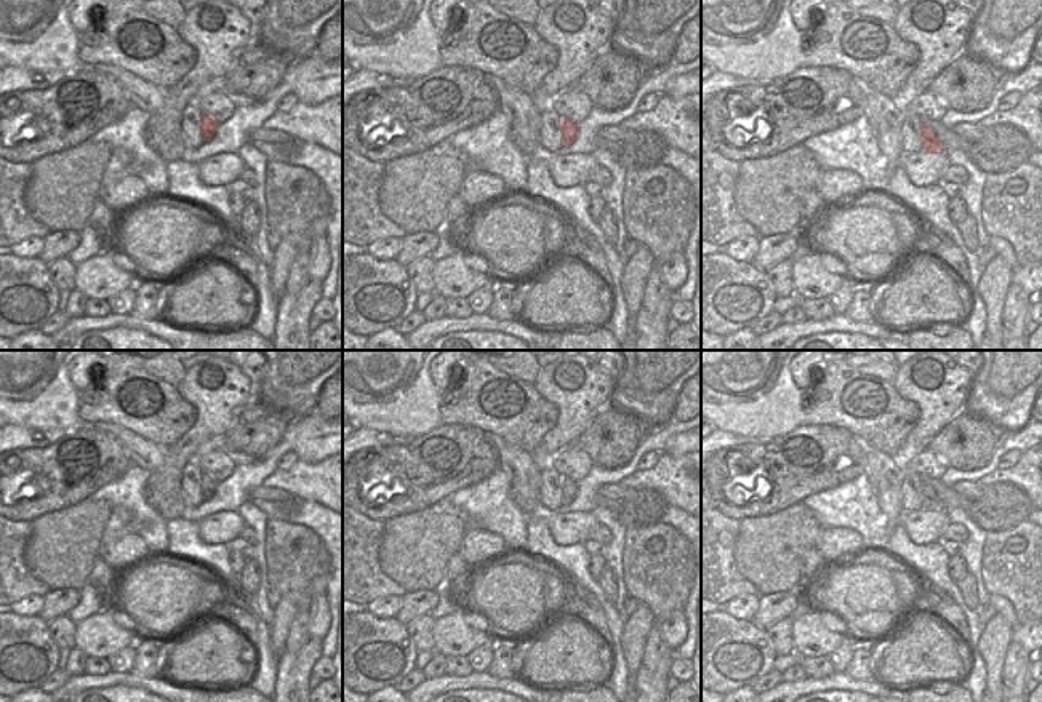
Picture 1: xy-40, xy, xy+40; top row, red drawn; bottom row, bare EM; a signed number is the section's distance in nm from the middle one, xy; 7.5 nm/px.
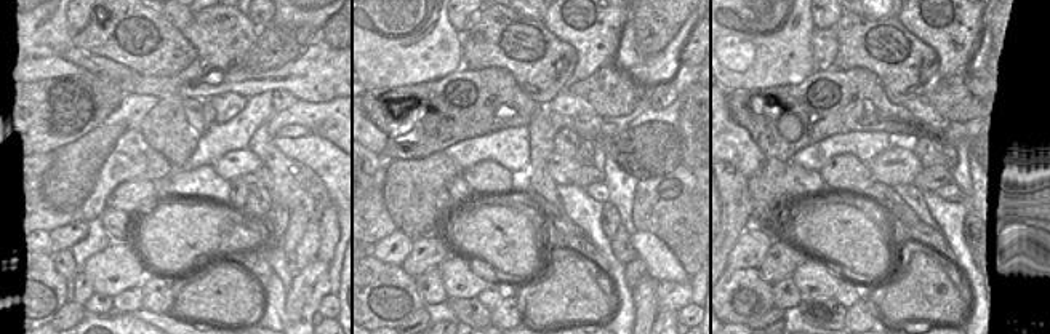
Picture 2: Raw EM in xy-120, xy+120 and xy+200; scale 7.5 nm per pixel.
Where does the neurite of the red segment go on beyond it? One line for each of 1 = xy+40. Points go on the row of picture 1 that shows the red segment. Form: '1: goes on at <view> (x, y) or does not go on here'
1: does not go on here

